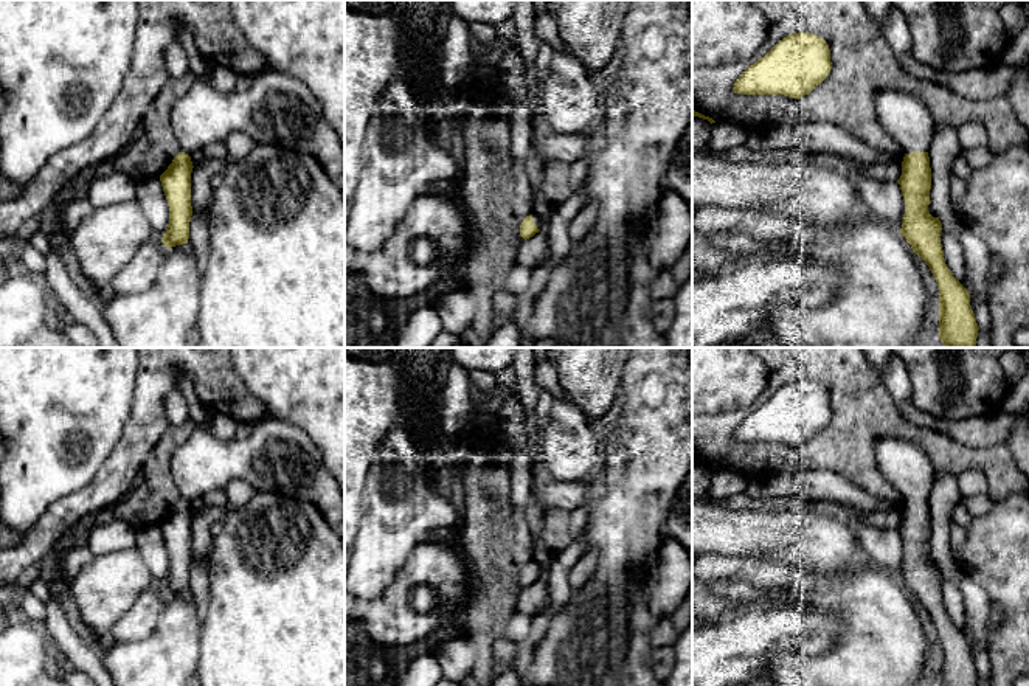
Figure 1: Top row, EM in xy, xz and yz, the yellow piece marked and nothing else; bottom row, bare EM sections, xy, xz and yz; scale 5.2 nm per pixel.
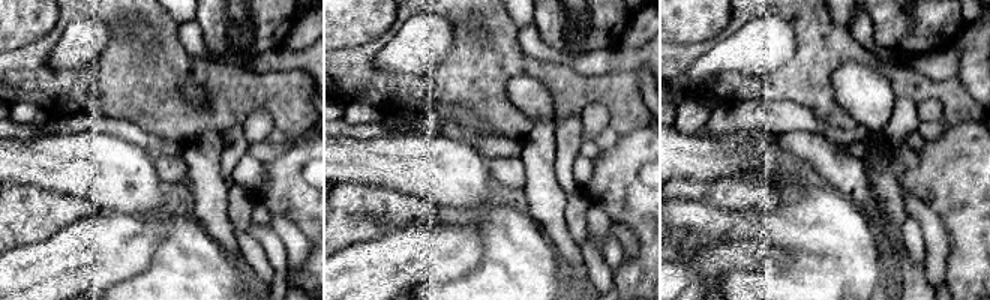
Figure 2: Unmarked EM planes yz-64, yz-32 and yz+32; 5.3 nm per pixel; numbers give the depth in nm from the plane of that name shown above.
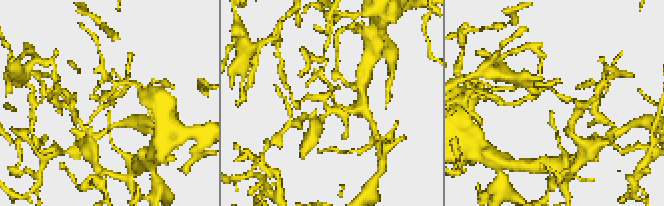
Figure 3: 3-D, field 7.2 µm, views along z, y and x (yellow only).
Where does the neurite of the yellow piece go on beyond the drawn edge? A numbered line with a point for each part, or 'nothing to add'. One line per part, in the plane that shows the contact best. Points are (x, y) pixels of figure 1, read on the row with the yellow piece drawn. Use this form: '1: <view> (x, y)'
1: yz (907, 118)

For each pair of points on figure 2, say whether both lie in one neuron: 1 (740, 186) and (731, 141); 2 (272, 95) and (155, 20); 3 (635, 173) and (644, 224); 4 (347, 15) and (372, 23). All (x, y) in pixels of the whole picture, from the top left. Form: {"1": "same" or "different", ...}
{"1": "same", "2": "same", "3": "same", "4": "same"}

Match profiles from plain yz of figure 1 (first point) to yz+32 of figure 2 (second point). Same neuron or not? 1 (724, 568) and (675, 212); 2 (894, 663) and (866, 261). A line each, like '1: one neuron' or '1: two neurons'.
1: two neurons
2: one neuron

